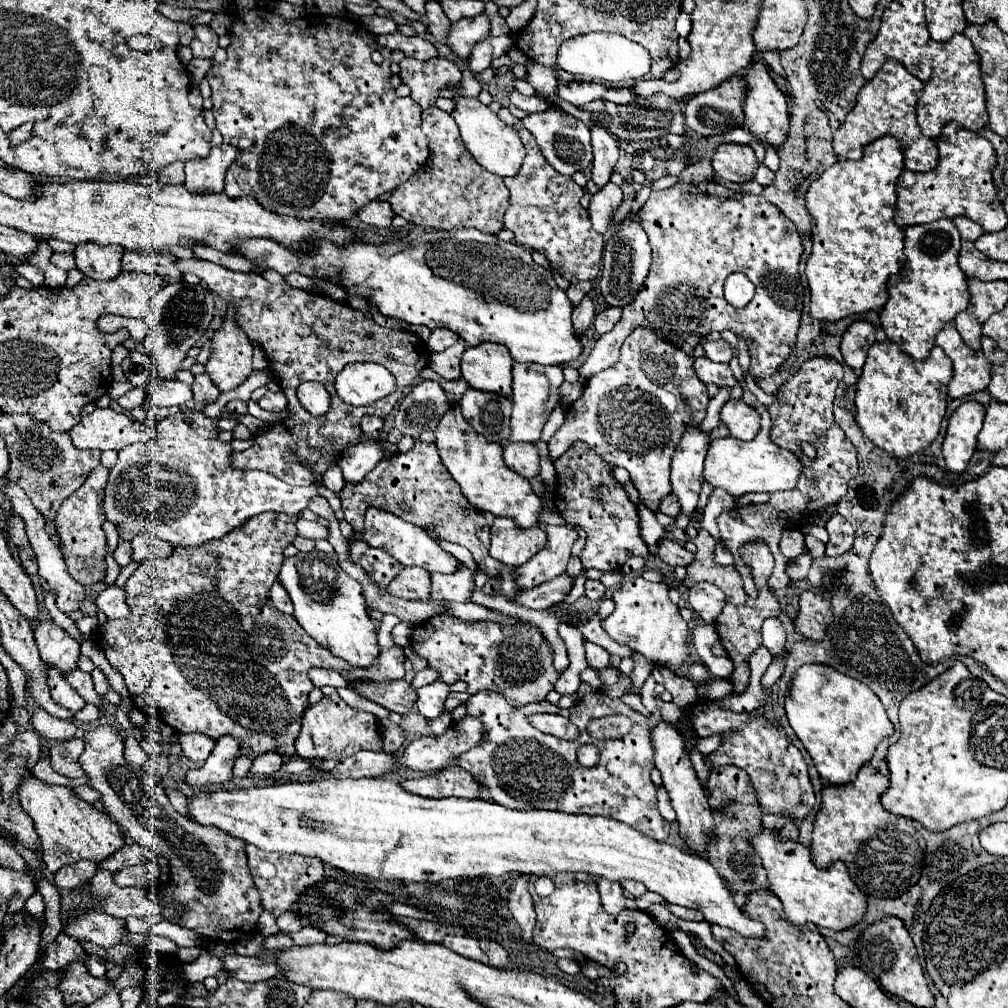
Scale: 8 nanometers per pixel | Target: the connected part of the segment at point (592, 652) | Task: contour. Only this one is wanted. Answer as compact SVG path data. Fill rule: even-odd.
M586 642L586 660L594 668L608 668L610 654L604 648L600 648L600 646L592 644L592 642Z

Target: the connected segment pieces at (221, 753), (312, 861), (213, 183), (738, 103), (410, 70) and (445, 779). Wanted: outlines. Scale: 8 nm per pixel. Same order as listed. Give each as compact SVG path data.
M222 736L216 742L206 764L198 770L190 770L186 776L186 784L192 790L206 790L210 784L224 784L232 778L232 766L238 758L238 742L232 736Z
M252 844L246 846L246 856L248 856L248 866L252 872L254 884L260 890L262 904L264 904L264 912L258 920L258 932L264 938L268 938L268 936L274 936L280 932L276 926L276 918L296 902L296 896L300 896L300 892L304 892L304 888L312 888L312 884L318 884L322 880L322 876L324 876L322 862L318 858L306 858L300 854L284 856L284 854L276 854L276 852L262 852L260 848L254 848Z
M230 144L214 146L202 160L186 162L186 188L190 192L224 192L224 178L228 166L236 160L238 150Z
M744 74L732 76L730 80L726 80L724 84L720 84L714 90L702 92L698 96L692 96L686 102L686 126L690 130L694 130L698 136L720 136L720 134L728 134L734 128L742 128L744 126L744 96L746 96L746 82L744 82Z
M404 58L400 62L400 80L410 88L410 98L422 106L422 110L435 105L438 92L462 78L460 68L446 58L432 58L426 62Z
M456 764L442 768L436 774L428 774L416 780L404 780L402 786L408 792L424 798L448 798L448 796L478 798L480 796L480 780L470 772L464 772L464 768Z

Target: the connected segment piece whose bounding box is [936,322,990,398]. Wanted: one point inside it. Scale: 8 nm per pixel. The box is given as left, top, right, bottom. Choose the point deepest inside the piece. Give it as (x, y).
(971, 369)

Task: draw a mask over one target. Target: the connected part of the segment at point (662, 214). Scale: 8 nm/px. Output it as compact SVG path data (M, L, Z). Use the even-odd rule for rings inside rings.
M678 182L672 188L652 192L648 202L640 208L640 224L648 234L652 246L652 266L642 288L636 292L632 302L622 308L624 312L620 322L612 328L612 332L596 340L592 352L580 368L580 376L590 378L594 372L616 364L622 342L636 326L656 330L664 340L676 344L676 348L684 350L688 356L692 356L694 348L710 332L724 332L732 328L736 336L746 340L752 358L750 374L756 380L778 372L778 368L784 364L784 360L796 346L796 334L800 328L800 314L804 306L804 288L800 284L798 274L802 240L796 232L796 226L774 204L764 200L764 196L738 194L716 182L700 182L698 186ZM732 272L746 274L746 278L756 286L756 294L746 308L734 308L724 298L722 286Z

